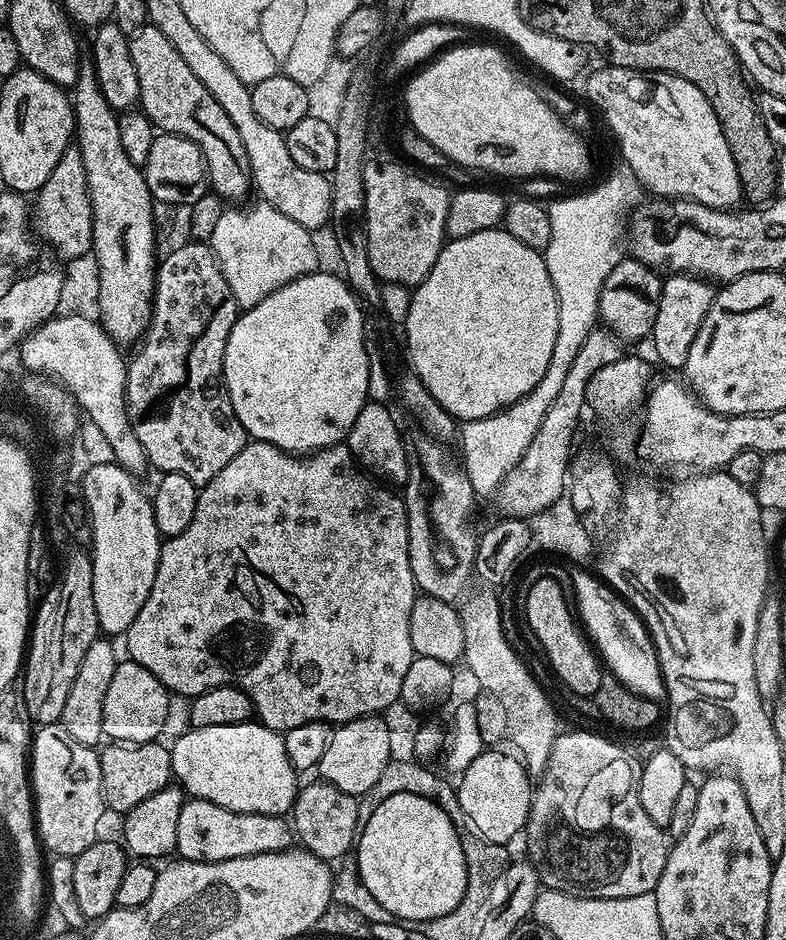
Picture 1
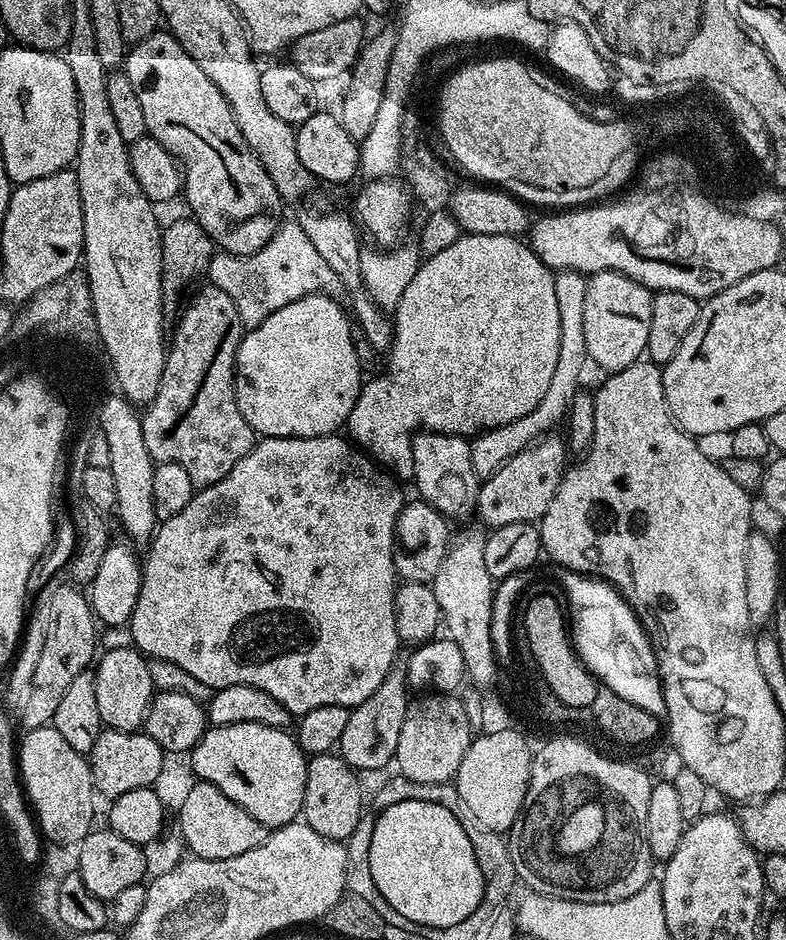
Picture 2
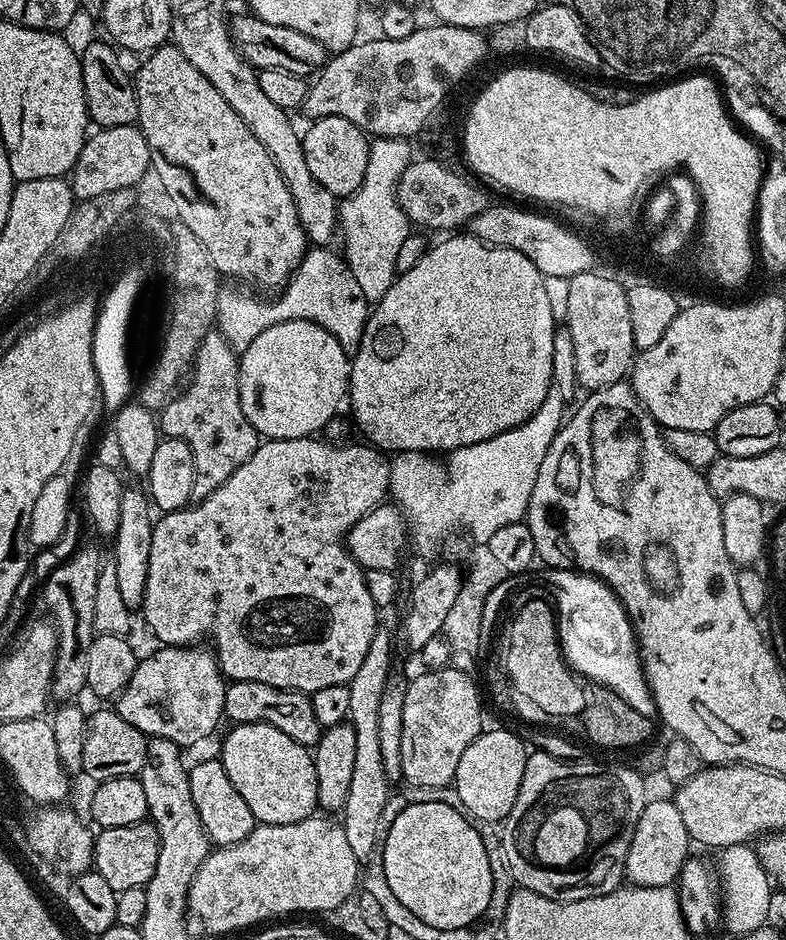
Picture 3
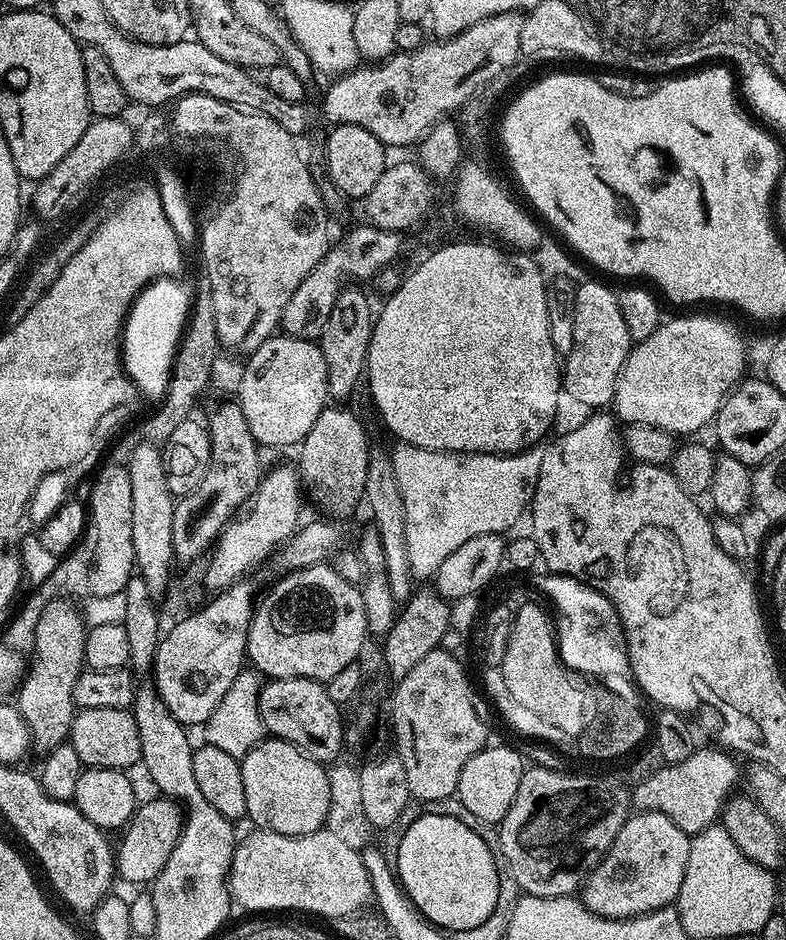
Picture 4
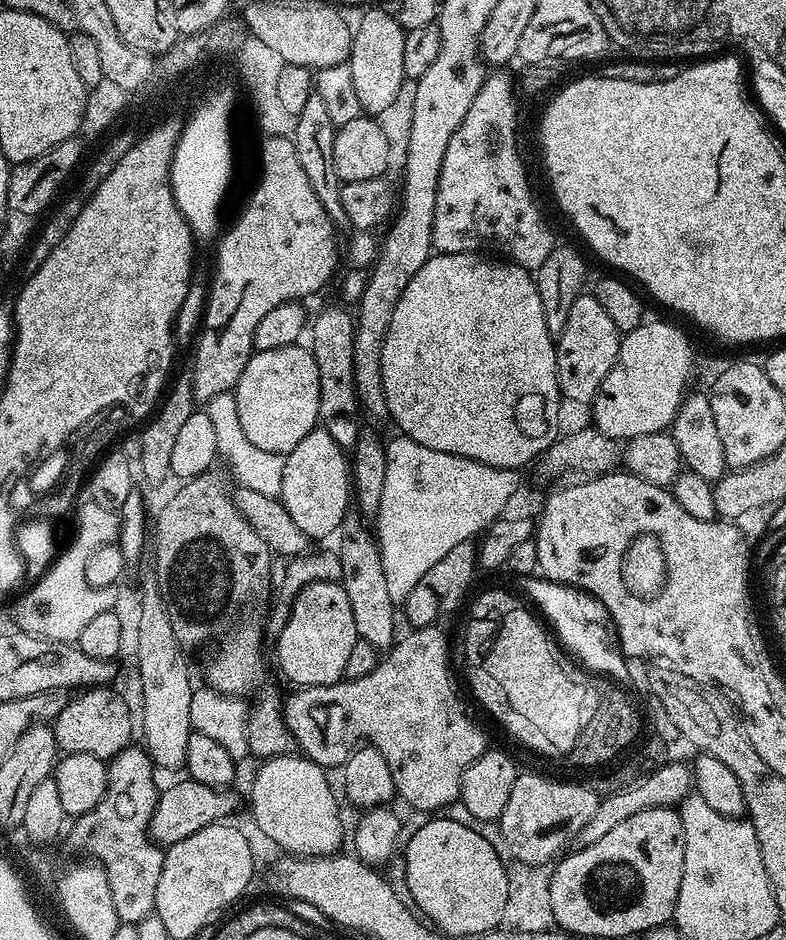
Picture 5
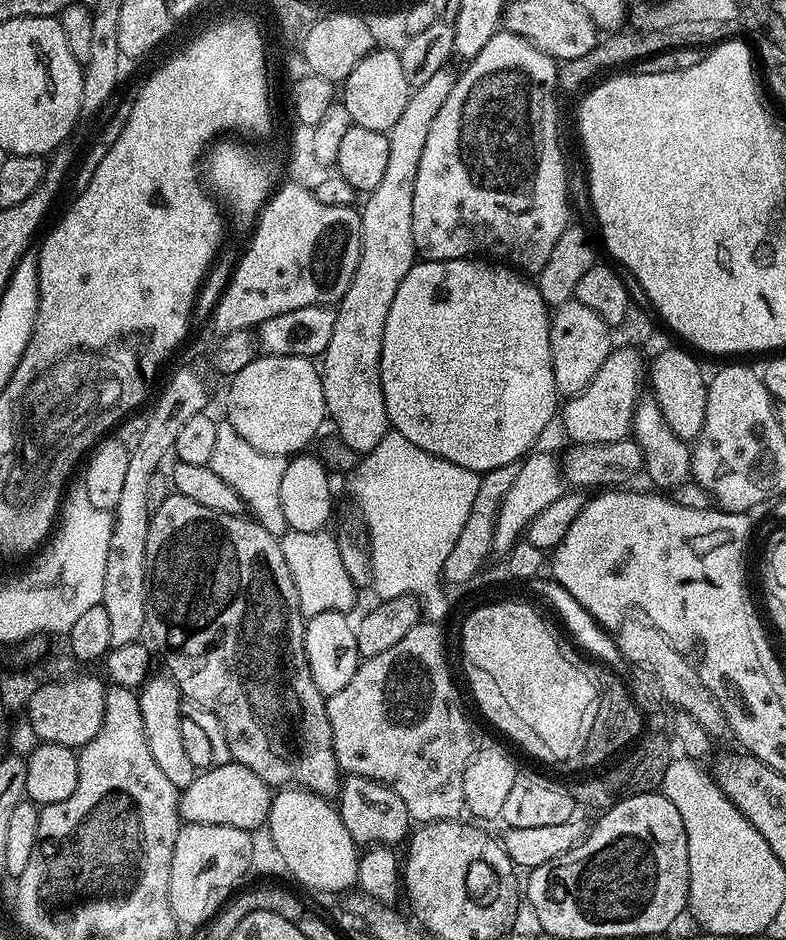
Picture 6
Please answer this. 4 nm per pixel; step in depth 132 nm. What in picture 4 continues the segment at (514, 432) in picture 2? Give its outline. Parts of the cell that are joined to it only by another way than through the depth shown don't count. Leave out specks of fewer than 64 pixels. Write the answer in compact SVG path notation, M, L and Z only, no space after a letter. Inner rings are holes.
M397 443L391 449L390 455L392 465L394 466L394 478L398 478L398 486L402 490L402 502L406 508L406 554L410 554L410 570L413 577L428 576L435 577L438 566L442 566L442 562L450 554L454 554L454 550L458 550L458 546L462 546L462 542L467 542L470 538L478 538L478 534L494 534L495 532L507 533L507 528L512 528L520 520L520 515L529 511L532 494L536 491L536 483L540 477L542 470L543 451L539 447L533 446L525 448L524 451L515 454L497 454L494 452L435 452L434 450L426 450L419 448L413 444Z

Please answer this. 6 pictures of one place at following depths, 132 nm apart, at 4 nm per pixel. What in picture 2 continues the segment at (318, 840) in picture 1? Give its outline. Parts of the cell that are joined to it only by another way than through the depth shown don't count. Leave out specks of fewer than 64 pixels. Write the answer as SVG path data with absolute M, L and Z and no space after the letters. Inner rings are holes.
M331 752L311 757L307 766L306 794L302 798L302 820L322 834L322 838L330 838L341 842L348 839L360 828L360 819L366 808L366 792L358 780L359 775L352 769L339 753Z

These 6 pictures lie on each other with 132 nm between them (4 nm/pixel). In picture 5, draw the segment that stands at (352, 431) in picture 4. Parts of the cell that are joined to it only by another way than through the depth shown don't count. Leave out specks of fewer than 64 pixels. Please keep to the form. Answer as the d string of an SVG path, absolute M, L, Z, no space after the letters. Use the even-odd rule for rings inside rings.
M312 429L294 450L284 456L278 498L294 524L310 540L333 537L348 515L352 502L351 467L345 449L338 446L325 430Z

